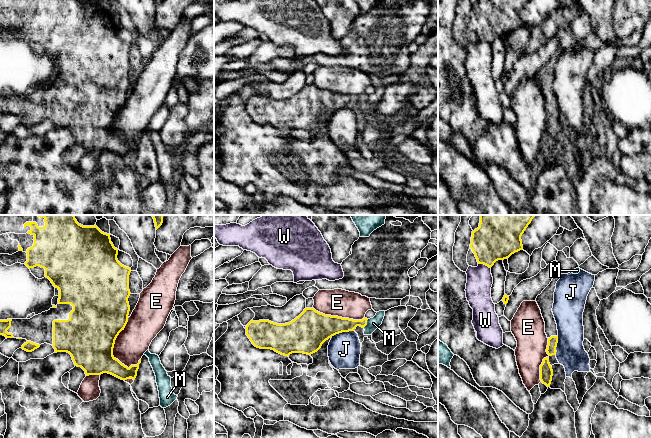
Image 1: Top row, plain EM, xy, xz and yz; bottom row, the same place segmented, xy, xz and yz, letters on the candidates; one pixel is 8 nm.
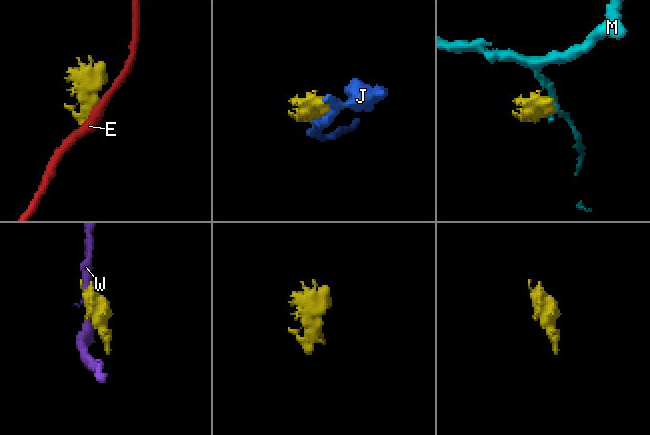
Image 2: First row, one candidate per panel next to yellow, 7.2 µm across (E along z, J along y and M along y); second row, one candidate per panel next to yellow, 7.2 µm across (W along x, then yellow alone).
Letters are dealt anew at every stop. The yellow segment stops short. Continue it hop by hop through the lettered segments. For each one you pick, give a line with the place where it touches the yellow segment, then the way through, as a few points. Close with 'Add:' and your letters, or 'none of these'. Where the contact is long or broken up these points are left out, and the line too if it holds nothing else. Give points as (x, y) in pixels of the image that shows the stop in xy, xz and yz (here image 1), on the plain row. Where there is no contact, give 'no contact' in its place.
Add: none of these

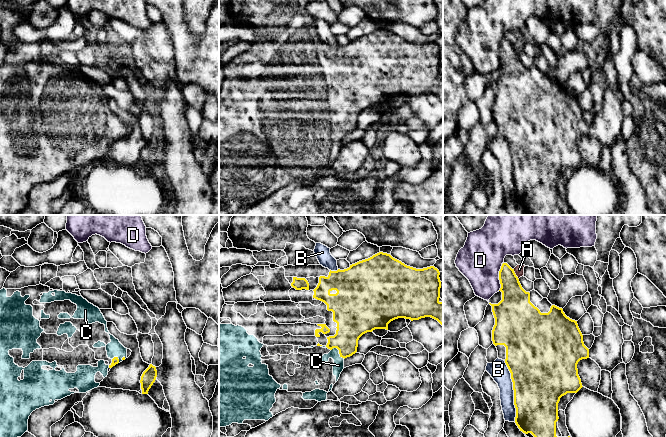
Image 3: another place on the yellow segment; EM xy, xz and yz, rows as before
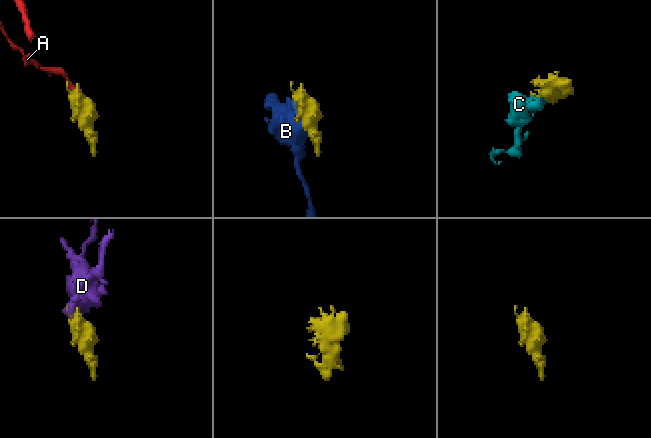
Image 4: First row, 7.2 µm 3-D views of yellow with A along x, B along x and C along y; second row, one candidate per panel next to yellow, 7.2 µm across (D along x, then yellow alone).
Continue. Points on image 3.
C: meets yellow in xz at (339, 127)
Add: C

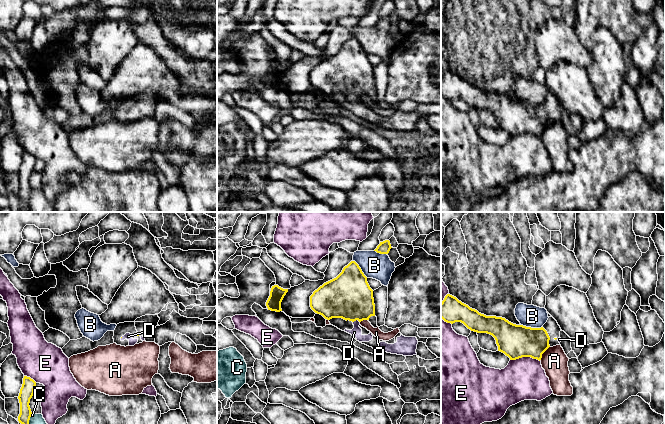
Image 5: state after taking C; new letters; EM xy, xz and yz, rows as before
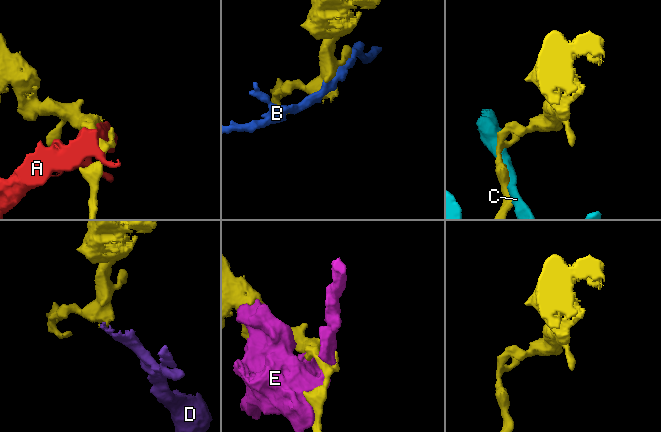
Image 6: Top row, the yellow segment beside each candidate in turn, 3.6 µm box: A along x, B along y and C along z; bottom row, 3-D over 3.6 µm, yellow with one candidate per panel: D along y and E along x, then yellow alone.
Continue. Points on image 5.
D: meets yellow in xz at (356, 95); runs through xz (348, 72), (356, 80), (356, 95), (356, 107)
Add: D

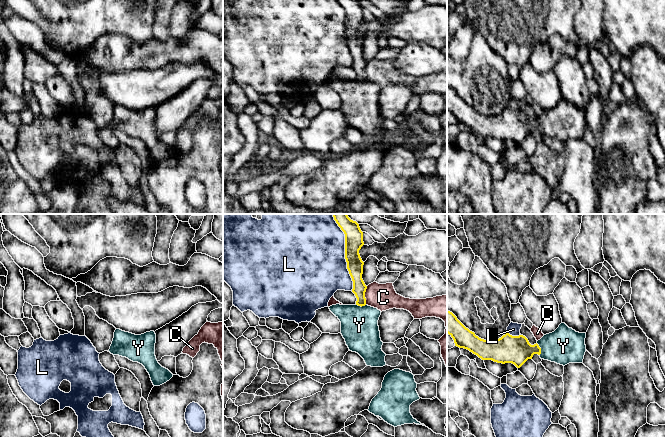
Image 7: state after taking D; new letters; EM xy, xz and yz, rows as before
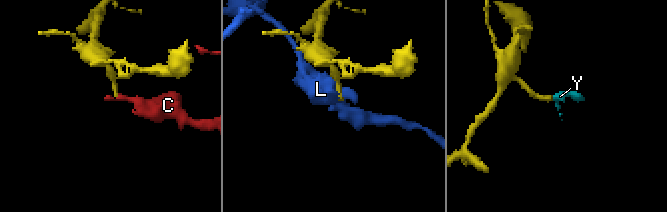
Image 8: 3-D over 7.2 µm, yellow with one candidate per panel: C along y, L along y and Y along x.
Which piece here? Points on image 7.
Y: meets yellow in yz at (540, 125); runs through yz (517, 126), (540, 125), (563, 122)
Add: Y

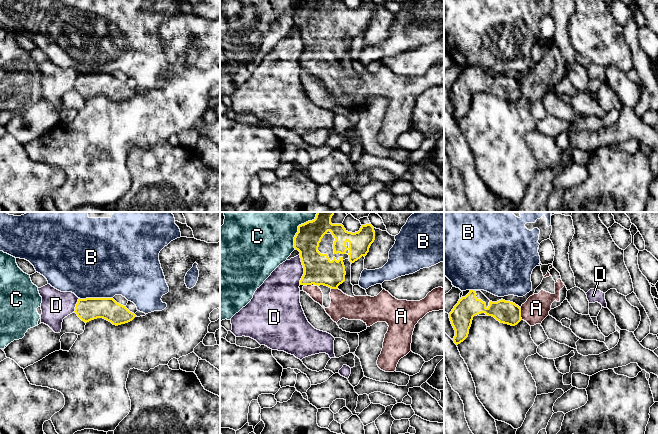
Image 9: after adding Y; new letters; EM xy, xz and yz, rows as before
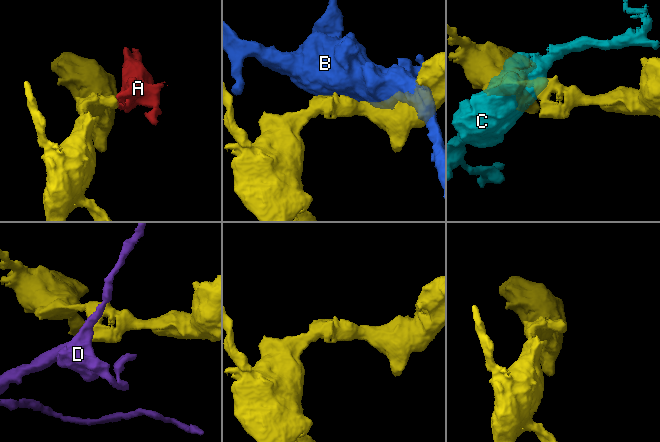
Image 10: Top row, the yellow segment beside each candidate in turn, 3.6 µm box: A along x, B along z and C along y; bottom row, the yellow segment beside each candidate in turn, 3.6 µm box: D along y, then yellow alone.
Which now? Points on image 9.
A: meets yellow in yz at (520, 89)
Add: A

